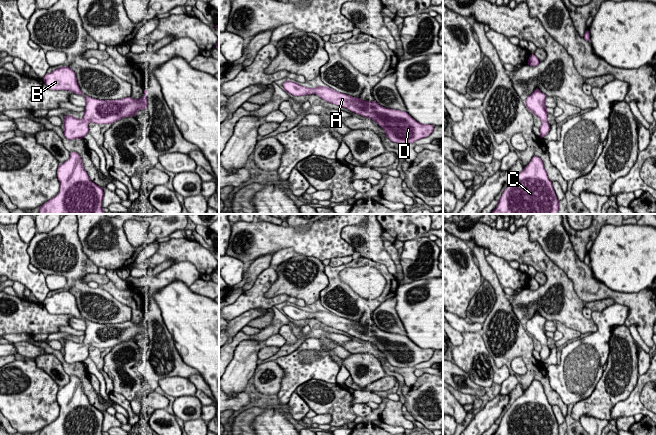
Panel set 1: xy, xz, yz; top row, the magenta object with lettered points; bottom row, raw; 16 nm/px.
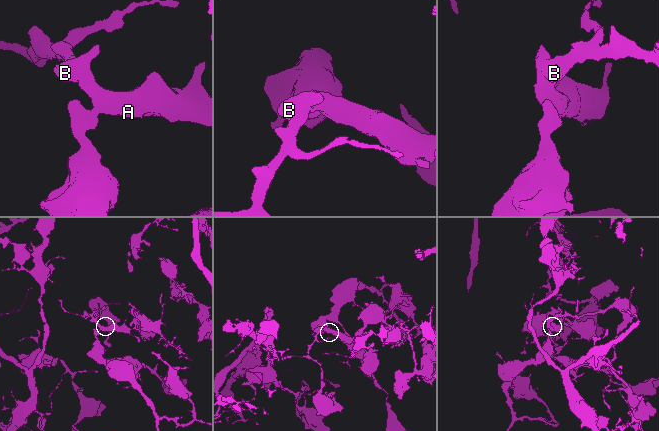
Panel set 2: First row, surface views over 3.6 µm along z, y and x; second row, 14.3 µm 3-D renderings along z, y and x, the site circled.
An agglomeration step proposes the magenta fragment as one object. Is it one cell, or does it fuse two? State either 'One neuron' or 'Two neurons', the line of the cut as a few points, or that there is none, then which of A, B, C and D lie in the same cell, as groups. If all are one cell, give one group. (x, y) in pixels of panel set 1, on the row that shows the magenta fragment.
One neuron. No split. Groups: A B C D

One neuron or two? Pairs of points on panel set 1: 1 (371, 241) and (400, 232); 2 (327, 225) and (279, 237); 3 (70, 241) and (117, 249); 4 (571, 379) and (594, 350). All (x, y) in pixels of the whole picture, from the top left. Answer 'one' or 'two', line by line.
1: two
2: one
3: two
4: one

